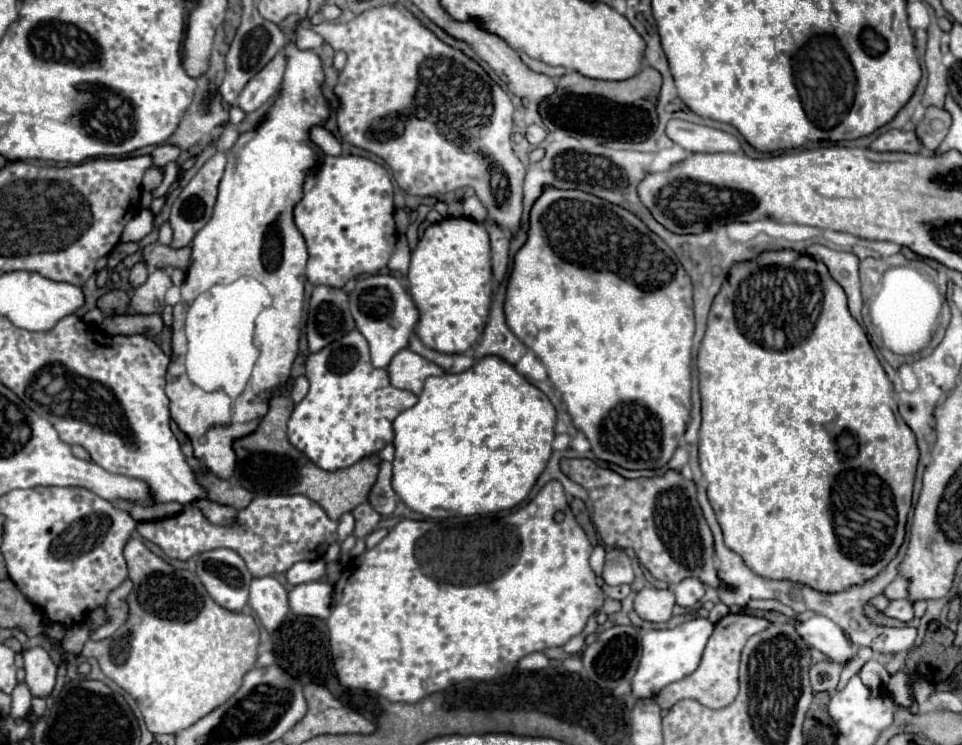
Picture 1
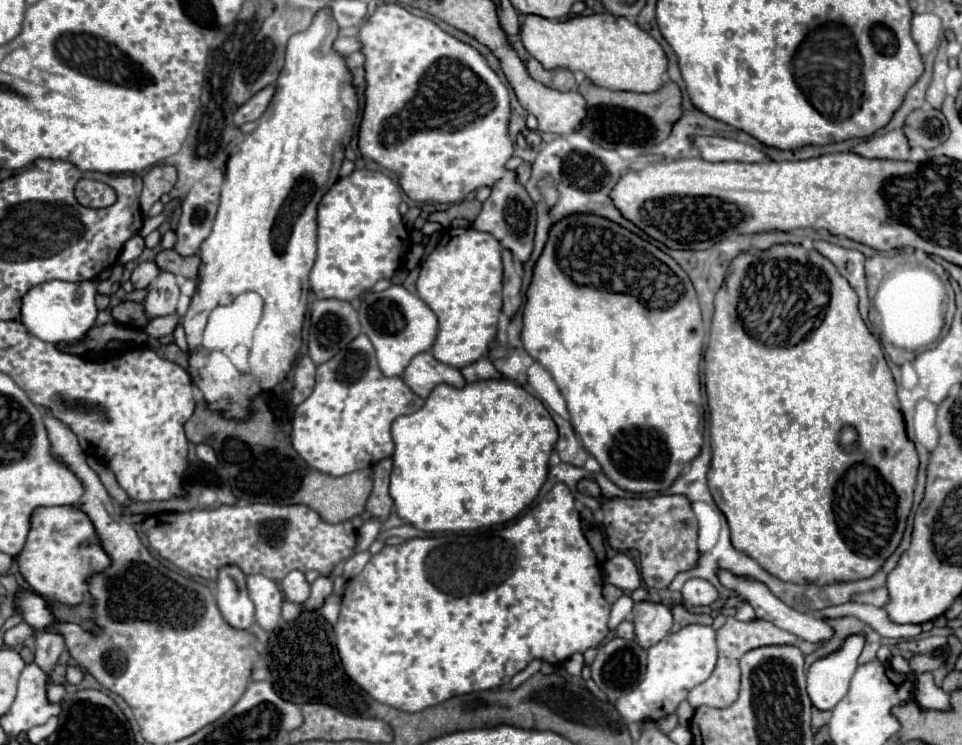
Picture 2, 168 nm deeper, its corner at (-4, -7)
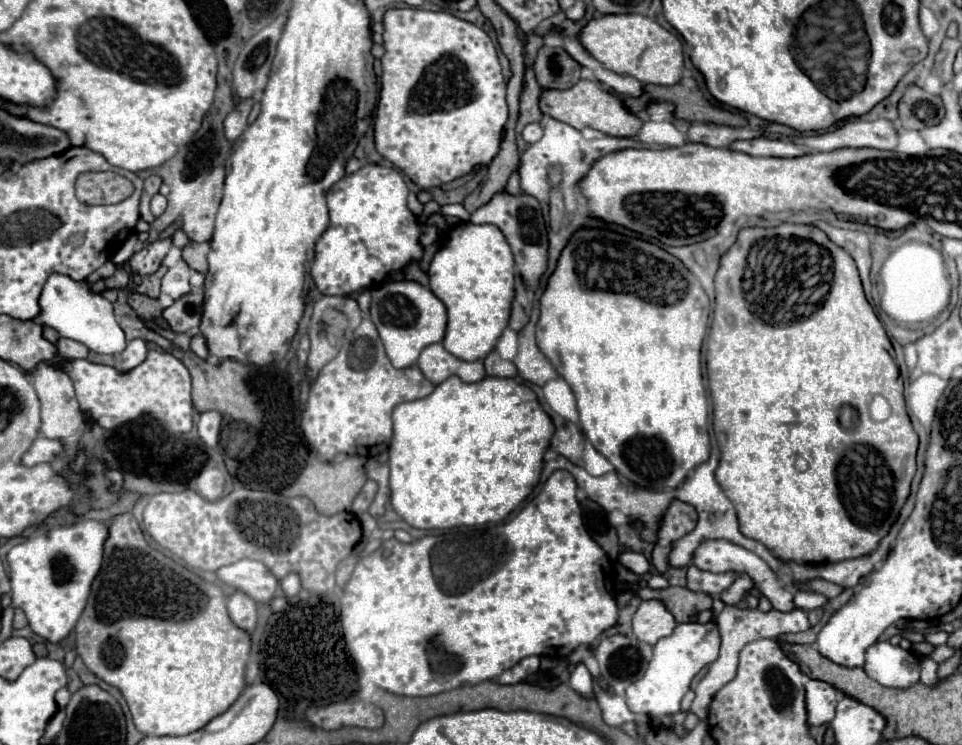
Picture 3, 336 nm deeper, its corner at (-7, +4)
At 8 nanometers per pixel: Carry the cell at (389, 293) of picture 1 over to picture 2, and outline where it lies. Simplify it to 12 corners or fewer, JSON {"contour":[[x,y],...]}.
{"contour":[[403,285],[367,293],[361,331],[379,369],[403,375],[437,317]]}

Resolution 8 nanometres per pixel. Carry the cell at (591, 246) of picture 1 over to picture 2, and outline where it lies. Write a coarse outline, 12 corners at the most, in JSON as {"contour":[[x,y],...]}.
{"contour":[[553,225],[523,345],[603,473],[665,491],[701,447],[687,273]]}

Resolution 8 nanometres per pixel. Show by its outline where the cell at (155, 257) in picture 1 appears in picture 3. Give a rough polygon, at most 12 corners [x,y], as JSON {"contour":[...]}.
{"contour":[[188,242],[182,258],[192,270],[206,272],[210,244]]}

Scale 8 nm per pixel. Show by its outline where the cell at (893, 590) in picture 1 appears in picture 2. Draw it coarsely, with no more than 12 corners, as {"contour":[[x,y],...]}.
{"contour":[[885,587],[853,595],[851,601],[883,607],[889,595]]}

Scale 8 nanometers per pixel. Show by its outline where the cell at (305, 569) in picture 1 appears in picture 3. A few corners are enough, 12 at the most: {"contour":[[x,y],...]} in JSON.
{"contour":[[288,574],[280,586],[288,598],[302,590],[298,574]]}

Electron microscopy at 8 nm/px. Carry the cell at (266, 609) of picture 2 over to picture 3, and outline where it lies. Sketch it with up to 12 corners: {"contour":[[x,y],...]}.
{"contour":[[238,560],[216,574],[260,604],[274,600],[278,578],[258,560]]}

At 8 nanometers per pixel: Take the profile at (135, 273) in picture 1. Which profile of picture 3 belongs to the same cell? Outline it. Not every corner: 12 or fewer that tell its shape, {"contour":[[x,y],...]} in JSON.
{"contour":[[156,240],[130,258],[132,272],[154,274],[170,248]]}

